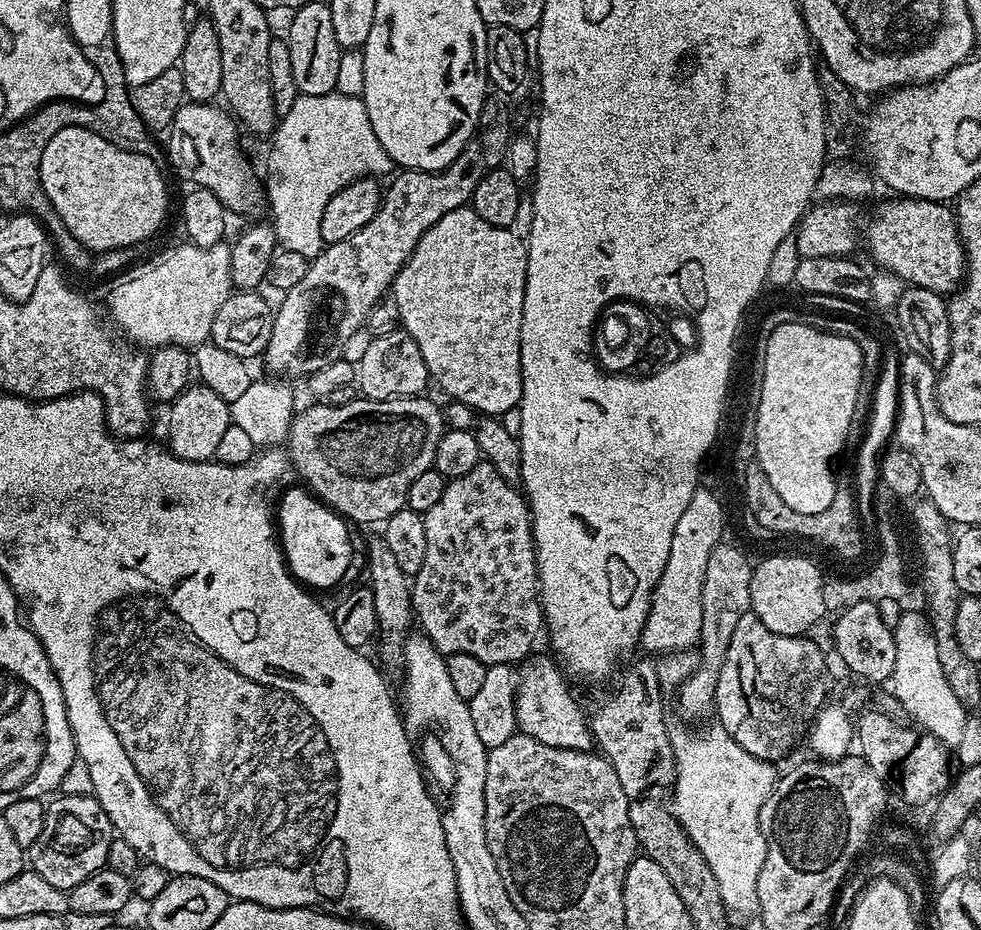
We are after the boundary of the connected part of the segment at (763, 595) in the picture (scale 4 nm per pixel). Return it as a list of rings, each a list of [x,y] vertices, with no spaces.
[[[761,559],[752,569],[750,578],[751,612],[774,634],[802,636],[811,633],[811,628],[826,616],[821,605],[820,580],[816,569],[805,560]]]

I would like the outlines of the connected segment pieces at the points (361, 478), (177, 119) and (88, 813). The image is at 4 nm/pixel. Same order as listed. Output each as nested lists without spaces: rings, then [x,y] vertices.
[[[421,394],[397,400],[357,398],[346,405],[312,402],[309,408],[301,407],[292,417],[286,441],[286,455],[291,467],[294,472],[296,468],[297,474],[305,480],[303,483],[345,521],[353,525],[379,525],[407,505],[414,478],[426,474],[426,470],[435,465],[438,442],[444,437],[446,421],[441,405],[426,397]]]
[[[212,102],[181,103],[178,114],[173,118],[171,127],[180,131],[182,139],[188,143],[188,152],[196,164],[184,168],[184,176],[198,188],[210,190],[218,202],[229,213],[237,212],[240,216],[260,218],[266,212],[266,193],[258,183],[258,176],[252,173],[244,152],[240,149],[240,132],[237,121],[223,107],[215,108]]]
[[[57,795],[55,799],[53,804],[47,805],[42,834],[38,834],[38,842],[27,849],[26,856],[31,871],[42,874],[50,886],[67,890],[78,886],[78,882],[90,878],[90,874],[107,865],[114,829],[106,810],[102,810],[95,795]]]

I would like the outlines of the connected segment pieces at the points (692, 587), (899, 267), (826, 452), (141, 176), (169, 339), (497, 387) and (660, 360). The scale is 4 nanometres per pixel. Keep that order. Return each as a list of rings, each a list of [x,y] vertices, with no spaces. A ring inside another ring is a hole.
[[[697,488],[694,498],[690,498],[690,506],[678,518],[678,526],[674,526],[674,542],[670,542],[670,558],[666,562],[662,578],[652,593],[651,608],[640,635],[640,644],[655,654],[671,654],[691,649],[700,639],[702,630],[702,578],[706,578],[706,562],[710,562],[710,554],[716,544],[721,543],[724,532],[724,508],[720,505],[721,497],[711,488]]]
[[[892,198],[868,224],[868,248],[877,269],[892,272],[905,285],[951,294],[964,279],[964,244],[956,225],[956,213],[938,200]]]
[[[788,324],[778,326],[770,334],[769,341],[766,342],[765,364],[766,374],[762,382],[764,395],[760,397],[755,412],[757,457],[760,460],[764,460],[766,474],[772,476],[770,486],[774,486],[774,490],[778,490],[778,498],[782,498],[782,502],[786,502],[786,506],[790,506],[790,510],[798,511],[800,514],[819,514],[822,510],[826,510],[834,501],[834,496],[838,489],[838,483],[832,477],[832,459],[839,454],[840,447],[844,444],[844,439],[849,439],[850,436],[850,418],[853,416],[854,404],[857,401],[859,379],[863,370],[862,350],[858,350],[858,346],[849,336],[837,334],[835,331],[812,328],[806,324]]]
[[[66,126],[66,130],[58,130],[58,134],[54,134],[54,138],[50,138],[46,150],[42,153],[42,166],[40,167],[40,177],[42,186],[46,190],[46,198],[50,198],[54,210],[58,210],[58,218],[62,218],[62,222],[68,227],[70,234],[74,234],[74,238],[78,238],[78,242],[82,242],[82,246],[86,246],[94,253],[143,245],[143,240],[150,239],[163,226],[164,219],[168,216],[168,184],[164,181],[164,175],[165,173],[146,154],[134,154],[130,150],[122,150],[118,146],[114,146],[112,140],[102,138],[94,130],[86,130],[82,126]]]
[[[183,243],[158,253],[149,264],[141,263],[127,277],[129,280],[112,292],[111,319],[137,346],[148,350],[170,346],[195,349],[211,337],[214,314],[234,291],[230,278],[232,249],[227,243],[209,248]]]
[[[465,206],[458,210],[450,210],[450,214],[446,214],[442,218],[438,218],[438,222],[434,222],[434,226],[430,226],[430,230],[426,230],[426,234],[422,234],[422,238],[418,242],[418,246],[414,246],[414,250],[410,254],[410,258],[402,266],[402,270],[394,278],[392,287],[390,289],[390,297],[396,303],[396,312],[400,315],[399,327],[403,331],[407,332],[410,338],[414,338],[414,342],[418,346],[418,350],[422,354],[422,359],[426,361],[426,370],[433,385],[437,384],[442,391],[445,392],[445,397],[457,400],[460,403],[465,403],[466,406],[473,409],[476,414],[483,414],[485,417],[497,417],[500,418],[504,411],[511,408],[520,407],[520,399],[522,398],[522,366],[520,365],[520,331],[522,330],[522,306],[524,305],[524,295],[526,294],[526,266],[528,265],[528,246],[523,239],[520,240],[515,236],[515,231],[512,228],[499,228],[494,226],[490,222],[486,222],[476,212],[475,208],[471,206]]]
[[[608,296],[596,308],[592,324],[588,324],[588,364],[604,380],[632,380],[632,384],[644,384],[644,380],[656,380],[656,376],[669,372],[674,367],[674,355],[669,348],[664,316],[652,300],[640,300],[640,296]]]

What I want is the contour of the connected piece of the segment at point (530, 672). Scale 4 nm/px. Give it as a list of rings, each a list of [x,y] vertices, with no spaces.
[[[533,654],[519,665],[516,682],[517,729],[546,746],[579,752],[589,751],[594,744],[589,717],[586,712],[584,716],[579,702],[572,697],[567,684],[569,681],[561,665],[551,655],[548,656]]]

